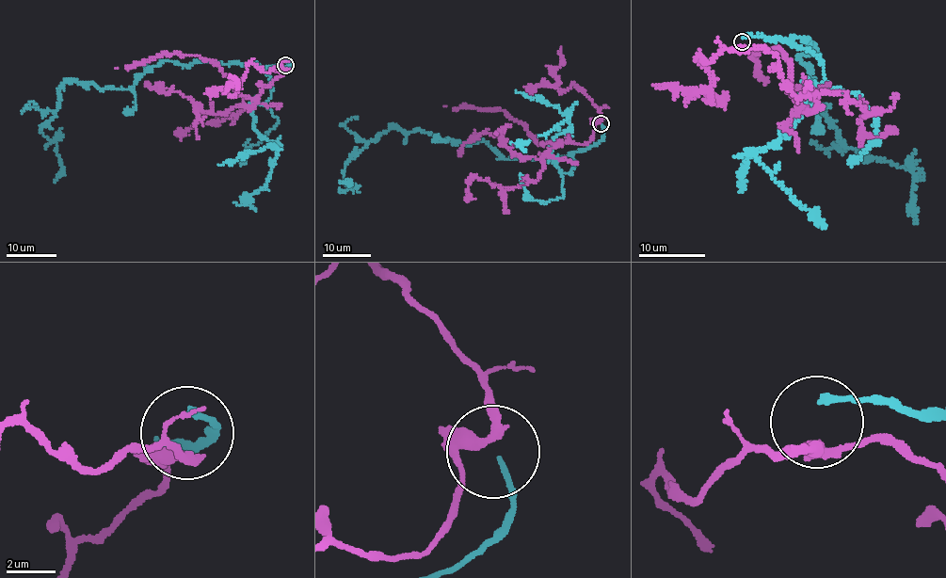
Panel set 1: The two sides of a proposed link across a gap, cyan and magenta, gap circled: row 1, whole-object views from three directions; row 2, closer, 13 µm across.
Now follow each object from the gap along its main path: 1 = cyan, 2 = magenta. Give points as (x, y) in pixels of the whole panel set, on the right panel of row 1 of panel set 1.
1: (742, 37), (813, 45), (817, 52), (800, 56), (809, 108), (815, 104), (847, 148), (914, 173), (915, 222)
2: (742, 47), (763, 46), (774, 54), (779, 76), (790, 87), (791, 63), (775, 48), (751, 54), (765, 83)

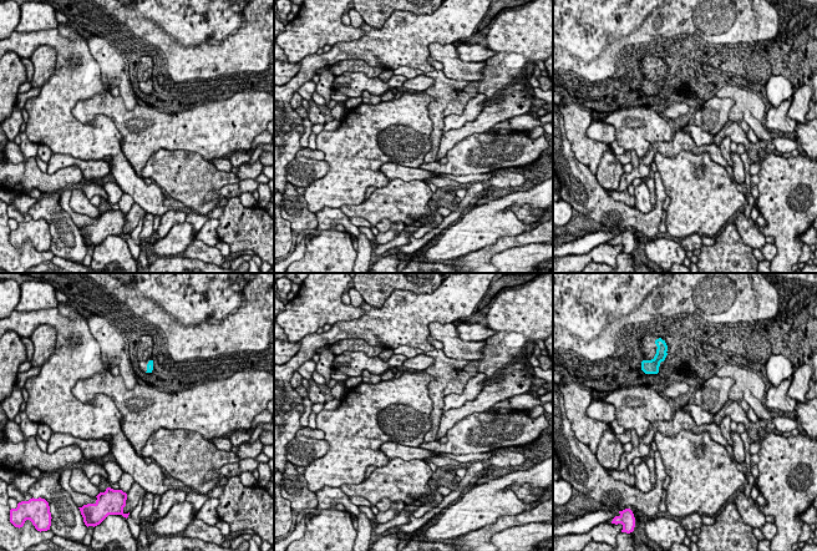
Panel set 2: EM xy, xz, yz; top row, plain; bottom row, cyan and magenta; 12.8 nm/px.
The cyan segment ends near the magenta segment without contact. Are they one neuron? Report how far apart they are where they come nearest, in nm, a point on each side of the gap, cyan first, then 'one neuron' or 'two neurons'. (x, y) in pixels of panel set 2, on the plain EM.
1550 nm apart; from cyan across xy (146, 92), (121, 211); two neurons

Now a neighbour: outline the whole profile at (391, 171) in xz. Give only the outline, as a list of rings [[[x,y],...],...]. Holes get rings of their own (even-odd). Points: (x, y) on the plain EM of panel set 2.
[[[386,162],[380,167],[380,171],[391,181],[395,178],[400,178],[404,181],[413,181],[413,180],[431,180],[436,177],[432,172],[421,170],[405,167],[397,163]]]

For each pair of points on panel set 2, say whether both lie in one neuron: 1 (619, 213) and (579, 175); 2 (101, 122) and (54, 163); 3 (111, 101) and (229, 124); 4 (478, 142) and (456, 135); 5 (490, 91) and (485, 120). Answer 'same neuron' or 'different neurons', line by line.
1: same neuron
2: different neurons
3: same neuron
4: different neurons
5: different neurons

